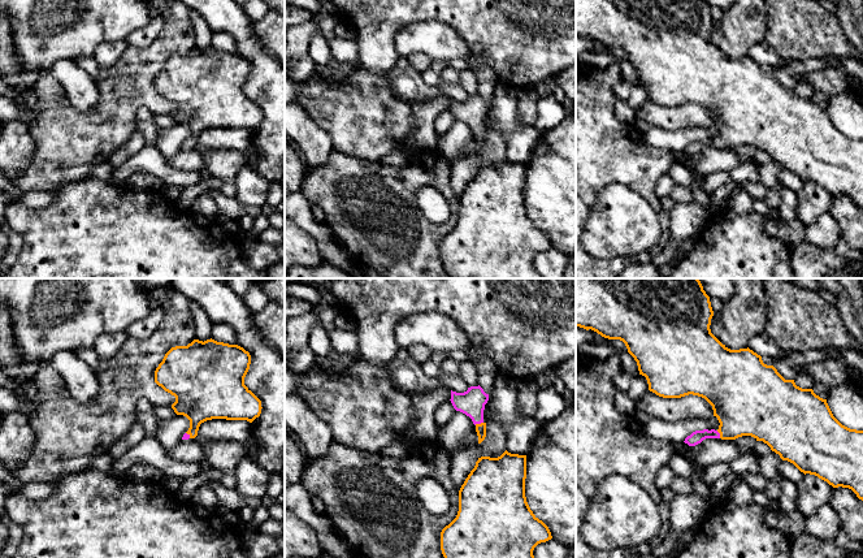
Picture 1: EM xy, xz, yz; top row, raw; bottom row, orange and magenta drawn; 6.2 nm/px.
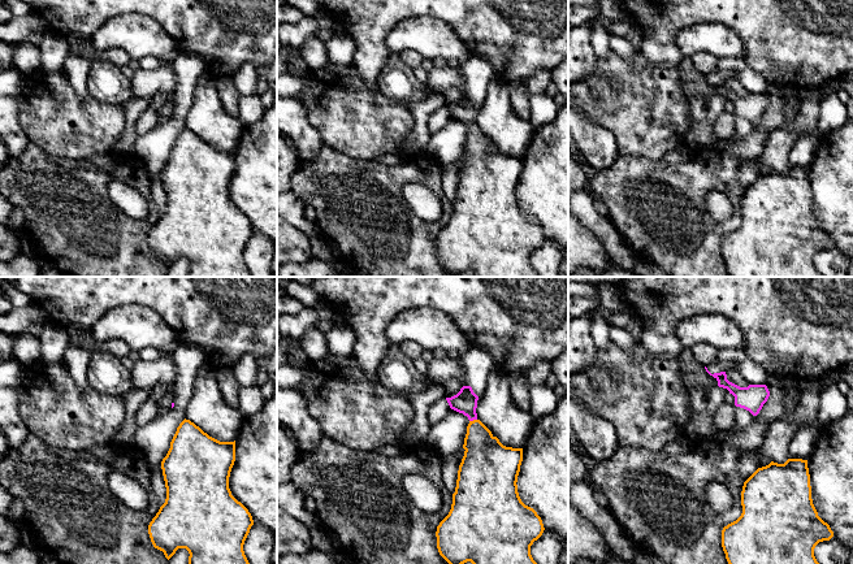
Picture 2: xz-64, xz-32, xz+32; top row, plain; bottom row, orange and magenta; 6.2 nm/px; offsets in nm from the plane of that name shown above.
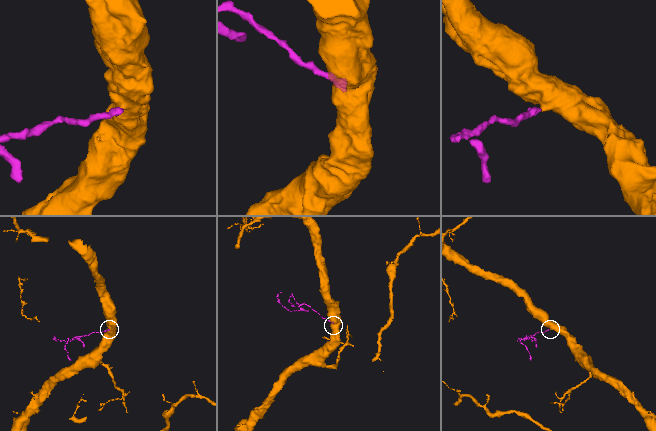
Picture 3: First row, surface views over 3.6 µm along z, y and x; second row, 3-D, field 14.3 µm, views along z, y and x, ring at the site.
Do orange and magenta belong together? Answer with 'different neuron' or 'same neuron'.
same neuron

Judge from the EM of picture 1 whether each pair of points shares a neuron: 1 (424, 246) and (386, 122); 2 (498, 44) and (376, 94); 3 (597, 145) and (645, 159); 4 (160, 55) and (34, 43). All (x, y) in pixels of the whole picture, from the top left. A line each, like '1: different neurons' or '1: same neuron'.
1: different neurons
2: different neurons
3: same neuron
4: different neurons

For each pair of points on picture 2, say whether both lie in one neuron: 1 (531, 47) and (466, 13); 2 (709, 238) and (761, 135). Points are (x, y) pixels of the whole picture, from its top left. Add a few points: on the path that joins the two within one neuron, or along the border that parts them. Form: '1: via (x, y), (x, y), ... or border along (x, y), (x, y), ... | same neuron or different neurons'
1: via (515, 31), (497, 13), (481, 13) | same neuron
2: via (697, 211), (697, 194), (734, 157) | same neuron

